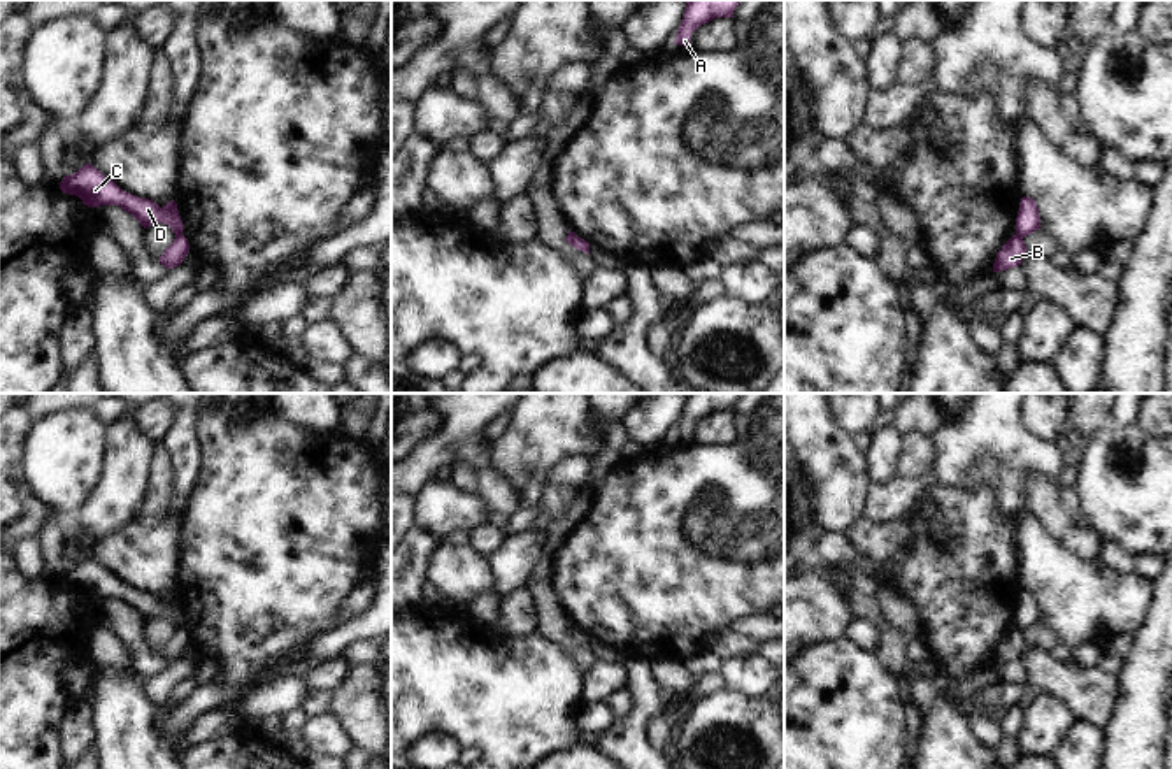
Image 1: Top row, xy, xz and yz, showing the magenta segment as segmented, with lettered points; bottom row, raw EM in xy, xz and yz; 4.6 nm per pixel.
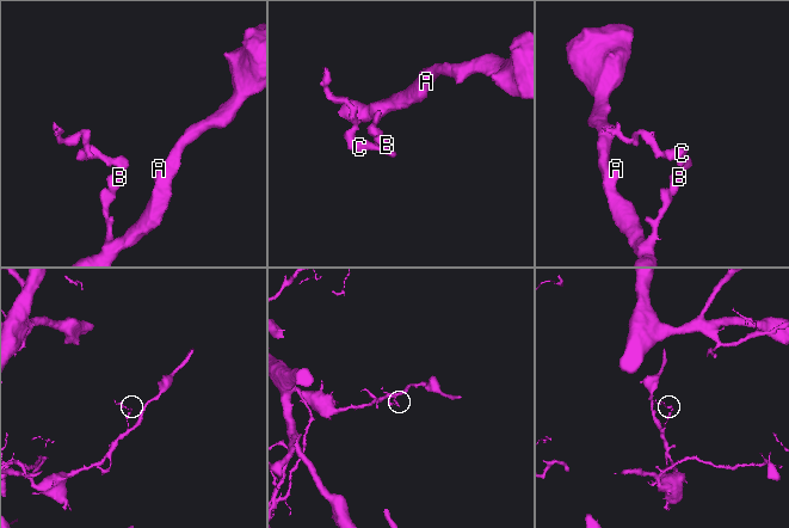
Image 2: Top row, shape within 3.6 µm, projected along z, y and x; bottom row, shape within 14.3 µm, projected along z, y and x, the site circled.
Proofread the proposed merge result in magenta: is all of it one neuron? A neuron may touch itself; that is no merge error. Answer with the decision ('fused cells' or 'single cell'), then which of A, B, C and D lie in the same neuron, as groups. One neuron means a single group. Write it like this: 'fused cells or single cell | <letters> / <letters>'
fused cells | A B / C D

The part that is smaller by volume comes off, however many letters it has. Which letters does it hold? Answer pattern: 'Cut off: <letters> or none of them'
Cut off: C, D

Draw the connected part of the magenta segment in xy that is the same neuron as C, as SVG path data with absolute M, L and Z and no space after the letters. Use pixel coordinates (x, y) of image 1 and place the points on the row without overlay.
M86 557L75 567L65 569L60 576L60 583L79 590L88 600L119 599L144 622L163 616L168 618L175 629L182 629L184 618L174 593L160 600L149 592L126 586L91 557Z

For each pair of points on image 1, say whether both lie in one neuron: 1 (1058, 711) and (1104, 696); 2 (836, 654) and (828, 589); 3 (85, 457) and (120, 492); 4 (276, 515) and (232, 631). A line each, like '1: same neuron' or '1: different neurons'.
1: different neurons
2: different neurons
3: different neurons
4: same neuron

